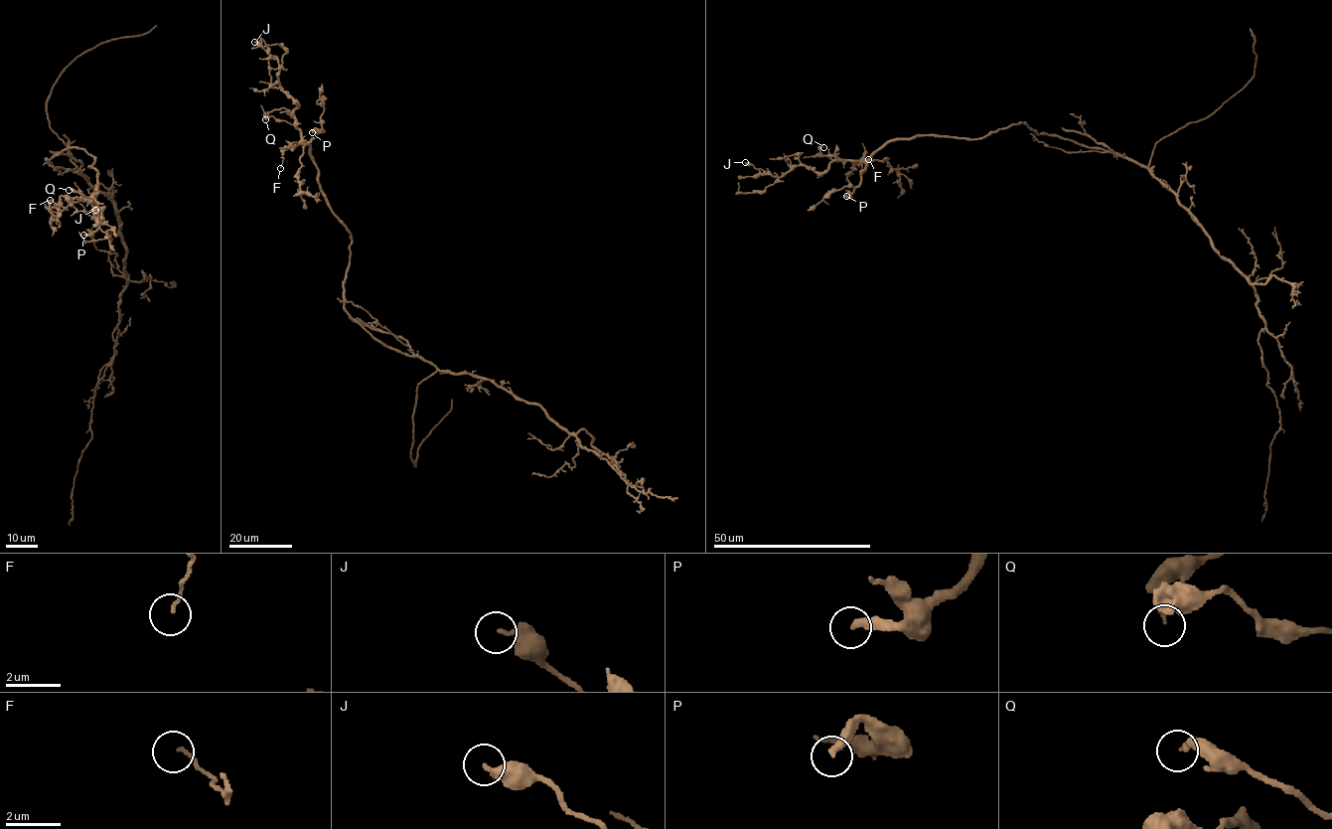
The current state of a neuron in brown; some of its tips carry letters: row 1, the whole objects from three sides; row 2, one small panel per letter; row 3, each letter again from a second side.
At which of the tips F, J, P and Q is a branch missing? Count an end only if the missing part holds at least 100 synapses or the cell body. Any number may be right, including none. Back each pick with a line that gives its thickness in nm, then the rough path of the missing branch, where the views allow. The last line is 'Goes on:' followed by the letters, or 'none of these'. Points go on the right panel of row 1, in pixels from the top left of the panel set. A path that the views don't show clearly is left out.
P: calibre 320 nm; course (846, 196), (851, 205), (873, 214), (905, 207), (906, 203), (898, 200)
Goes on: P

